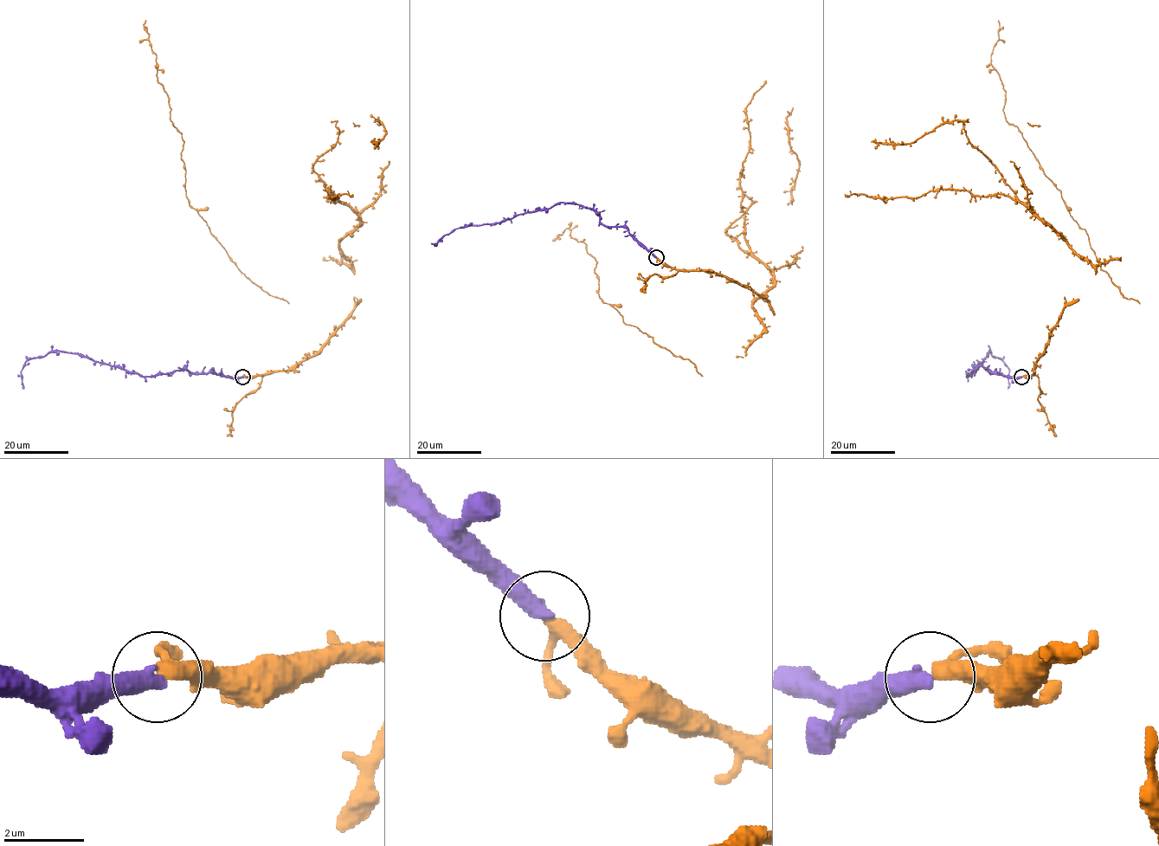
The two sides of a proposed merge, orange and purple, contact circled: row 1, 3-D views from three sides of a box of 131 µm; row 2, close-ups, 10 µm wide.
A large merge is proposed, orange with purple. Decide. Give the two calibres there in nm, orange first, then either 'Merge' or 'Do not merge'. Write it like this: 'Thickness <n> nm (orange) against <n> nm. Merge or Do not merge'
Thickness 280 nm (orange) against 440 nm. Merge

